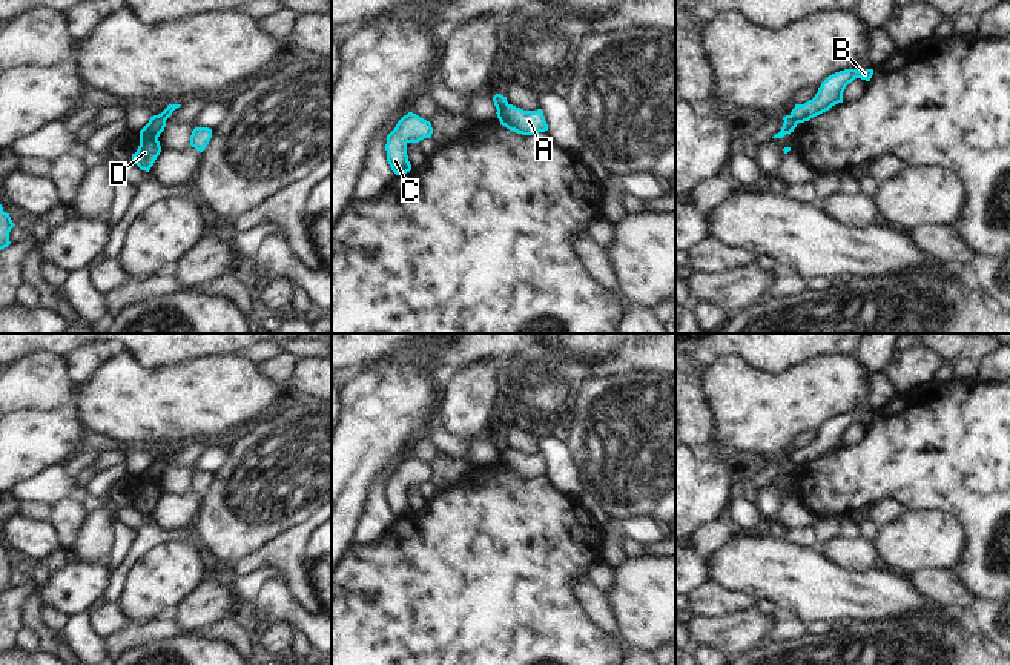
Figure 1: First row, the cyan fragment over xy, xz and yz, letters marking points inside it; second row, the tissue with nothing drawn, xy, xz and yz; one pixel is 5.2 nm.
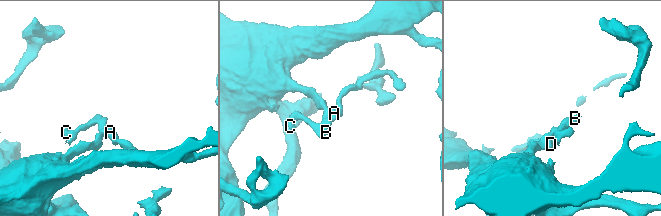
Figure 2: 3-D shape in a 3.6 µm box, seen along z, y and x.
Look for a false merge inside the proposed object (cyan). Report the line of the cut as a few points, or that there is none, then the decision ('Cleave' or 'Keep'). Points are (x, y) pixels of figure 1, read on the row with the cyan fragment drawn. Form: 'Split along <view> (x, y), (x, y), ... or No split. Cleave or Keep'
Split along xz (507, 103), (498, 109). Cleave.

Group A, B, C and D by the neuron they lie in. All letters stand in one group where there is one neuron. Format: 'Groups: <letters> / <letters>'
Groups: A B C / D.

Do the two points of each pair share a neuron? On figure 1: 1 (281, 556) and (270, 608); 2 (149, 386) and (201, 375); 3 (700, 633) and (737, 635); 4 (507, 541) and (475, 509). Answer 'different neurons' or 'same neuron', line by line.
1: different neurons
2: same neuron
3: same neuron
4: same neuron

